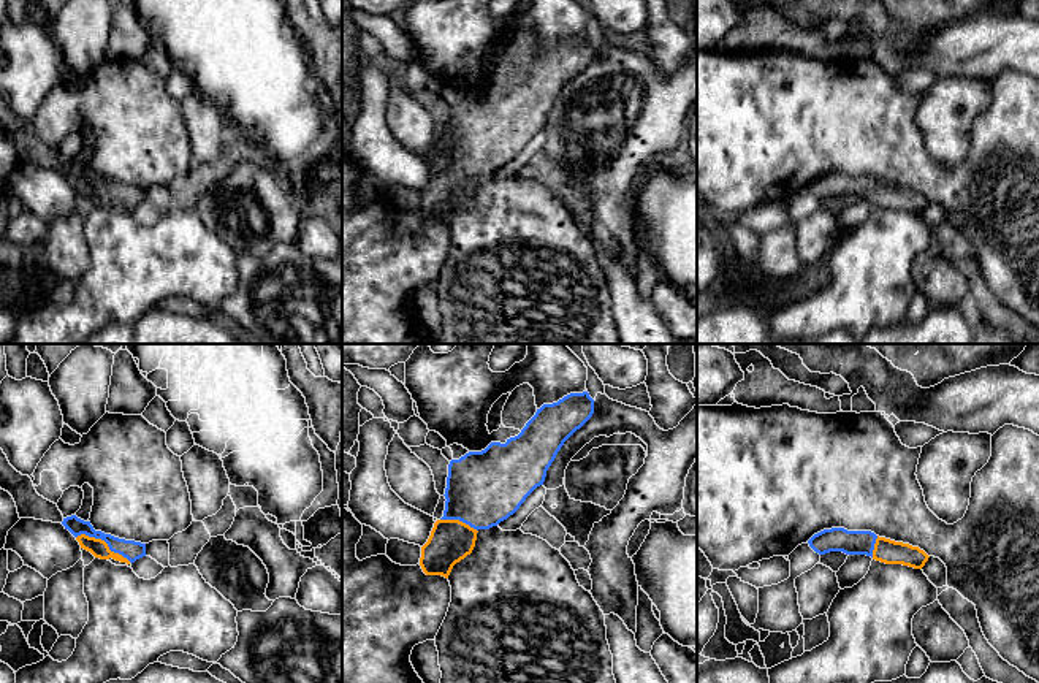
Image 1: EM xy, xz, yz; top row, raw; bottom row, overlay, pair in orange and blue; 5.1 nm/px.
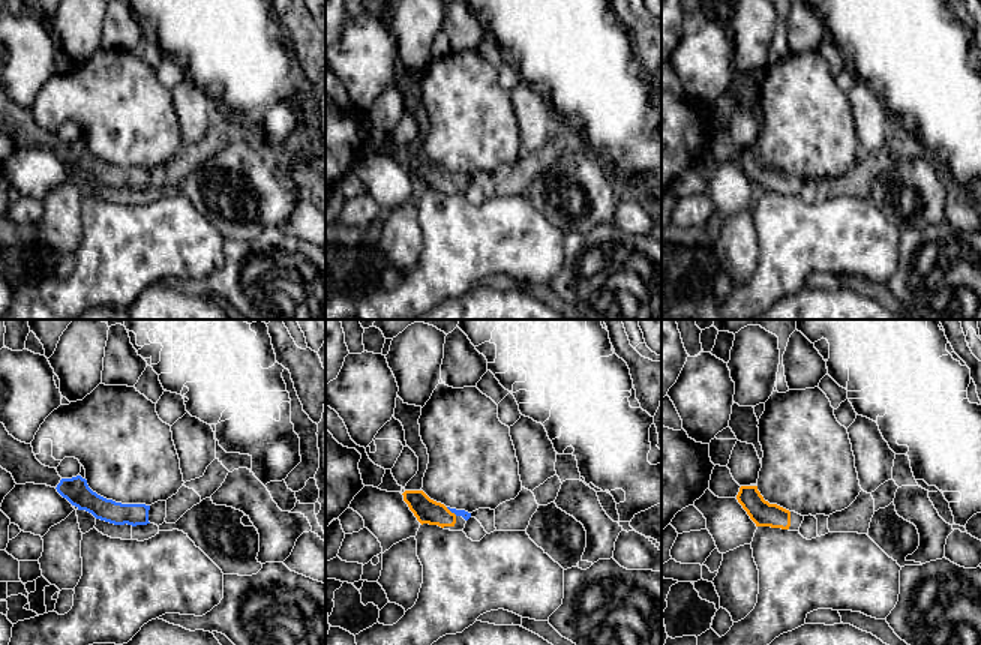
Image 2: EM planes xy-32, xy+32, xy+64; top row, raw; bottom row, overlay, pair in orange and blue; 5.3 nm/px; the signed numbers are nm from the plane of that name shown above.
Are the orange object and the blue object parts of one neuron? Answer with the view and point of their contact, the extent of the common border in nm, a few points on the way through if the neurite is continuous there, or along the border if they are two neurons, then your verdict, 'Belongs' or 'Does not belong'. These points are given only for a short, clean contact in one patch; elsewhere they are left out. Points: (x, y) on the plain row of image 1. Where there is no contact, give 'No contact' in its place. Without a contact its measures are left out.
Touches orange at xy (105, 187). Shared border 300 nm. Path across: xy (97, 192), (105, 187), (132, 195). Belongs

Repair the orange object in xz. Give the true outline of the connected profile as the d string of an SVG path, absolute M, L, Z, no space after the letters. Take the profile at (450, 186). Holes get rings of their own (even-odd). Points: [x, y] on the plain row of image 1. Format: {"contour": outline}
{"contour": "M588 36L570 38L553 49L543 49L521 78L505 89L491 87L481 97L469 97L448 109L443 162L434 168L421 192L420 211L426 220L448 223L453 211L472 198L480 174L489 174L513 160L526 143L543 130L546 116L564 87L594 59Z"}

